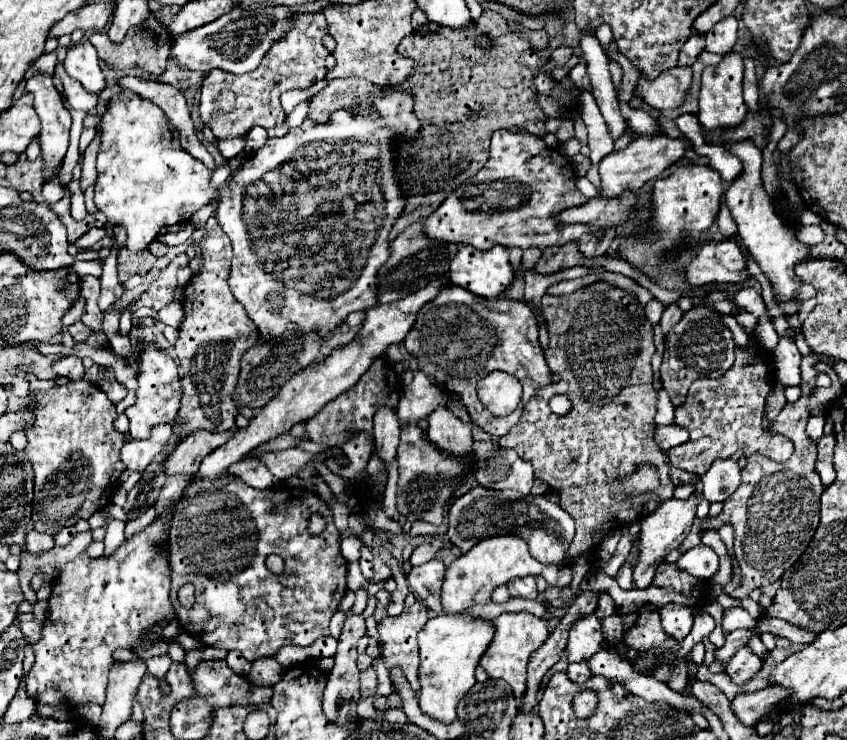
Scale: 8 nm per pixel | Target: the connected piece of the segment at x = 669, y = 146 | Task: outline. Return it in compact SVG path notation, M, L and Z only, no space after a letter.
M659 134L655 138L641 136L641 138L631 140L627 148L611 152L609 156L605 156L599 162L599 172L601 172L599 194L607 196L607 198L615 198L615 196L619 196L625 190L631 190L631 192L639 190L645 182L657 180L667 166L677 162L685 154L687 146L689 146L687 140L673 140L673 138L665 136L665 134Z

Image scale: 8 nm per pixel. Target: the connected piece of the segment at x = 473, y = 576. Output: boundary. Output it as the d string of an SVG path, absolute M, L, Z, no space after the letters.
M493 536L481 540L473 550L467 554L459 556L453 560L453 564L447 568L447 578L443 580L443 590L441 590L441 602L445 610L457 612L465 610L475 602L475 596L481 592L481 604L487 604L491 600L491 594L497 586L507 584L511 578L517 576L543 576L545 580L557 580L559 568L553 566L543 566L539 560L535 560L529 554L527 544L519 536Z

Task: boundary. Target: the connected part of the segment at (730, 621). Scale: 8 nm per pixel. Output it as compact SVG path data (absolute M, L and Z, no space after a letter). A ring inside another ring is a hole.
M734 607L723 612L722 629L732 632L741 628L755 628L756 620L742 607Z

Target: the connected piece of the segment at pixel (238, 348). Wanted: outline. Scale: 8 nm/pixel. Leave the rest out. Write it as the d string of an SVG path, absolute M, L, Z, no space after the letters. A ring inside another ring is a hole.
M218 228L210 231L200 245L205 266L193 276L193 282L185 286L185 320L179 326L179 338L175 342L175 356L183 368L183 398L177 418L183 422L179 430L183 438L199 428L223 432L235 424L237 412L235 402L231 402L231 392L239 378L239 362L243 354L259 342L259 330L247 316L245 308L235 302L231 288L227 286L233 256L229 238Z

